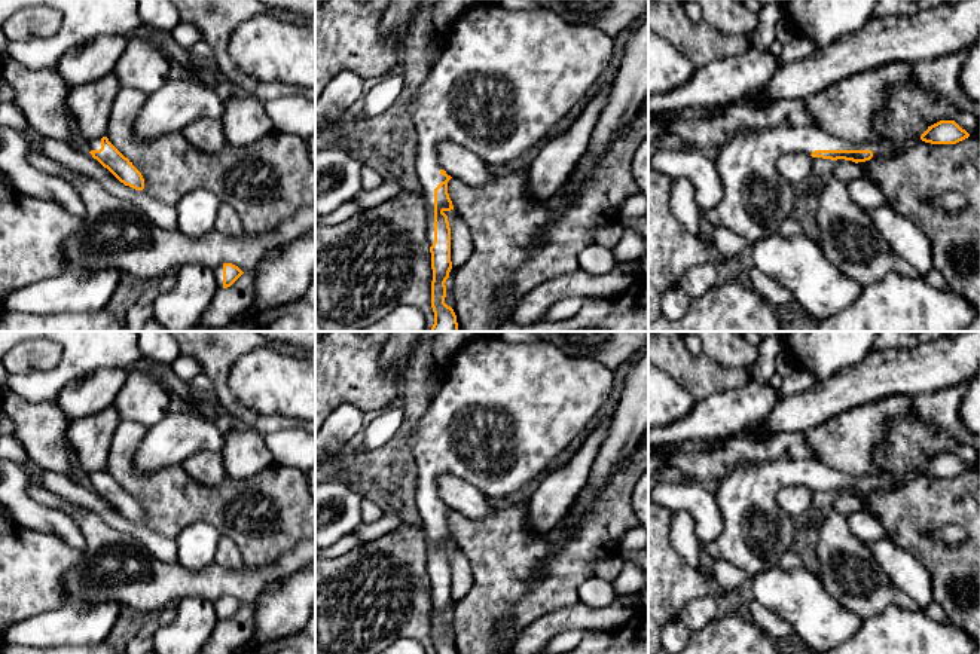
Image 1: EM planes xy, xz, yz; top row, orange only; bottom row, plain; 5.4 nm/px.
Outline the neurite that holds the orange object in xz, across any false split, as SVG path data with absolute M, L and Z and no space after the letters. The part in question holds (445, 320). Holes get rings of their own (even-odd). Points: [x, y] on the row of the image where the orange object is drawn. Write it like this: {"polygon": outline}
{"polygon": "M492 1L480 3L464 10L445 34L445 48L431 64L425 80L418 88L407 111L406 123L415 128L418 135L416 172L421 183L421 195L427 202L427 239L431 253L431 308L434 324L430 331L458 331L457 315L445 303L446 279L452 269L451 227L446 211L454 210L448 193L448 181L452 178L440 166L437 144L451 141L476 153L488 165L512 162L526 153L567 116L570 110L596 83L614 58L614 37L590 25L565 22L559 15L544 7L535 10L509 10Z"}

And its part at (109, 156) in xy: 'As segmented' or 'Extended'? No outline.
Extended

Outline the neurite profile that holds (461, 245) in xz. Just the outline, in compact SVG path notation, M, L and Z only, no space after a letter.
M443 211L451 227L451 262L454 268L461 268L473 254L470 230L461 216L455 211Z

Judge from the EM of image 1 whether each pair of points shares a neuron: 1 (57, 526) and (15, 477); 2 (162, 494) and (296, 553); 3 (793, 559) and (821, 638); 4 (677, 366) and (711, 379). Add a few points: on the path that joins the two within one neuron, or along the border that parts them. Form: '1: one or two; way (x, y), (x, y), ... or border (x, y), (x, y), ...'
1: one; way (42, 519), (15, 492)
2: two; border (299, 541), (271, 564), (259, 567)
3: two; border (779, 565), (785, 570), (802, 567)
4: one; way (686, 369), (702, 376)

